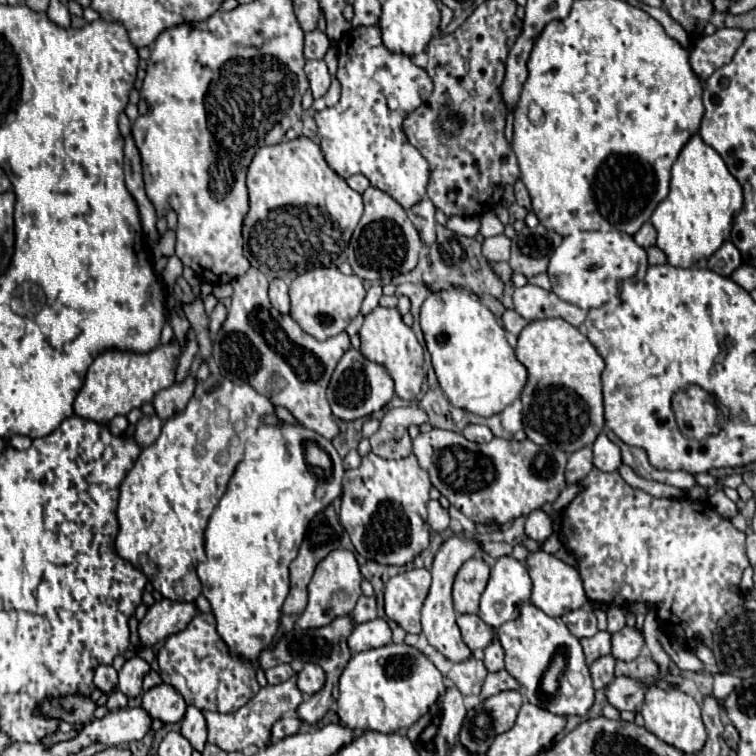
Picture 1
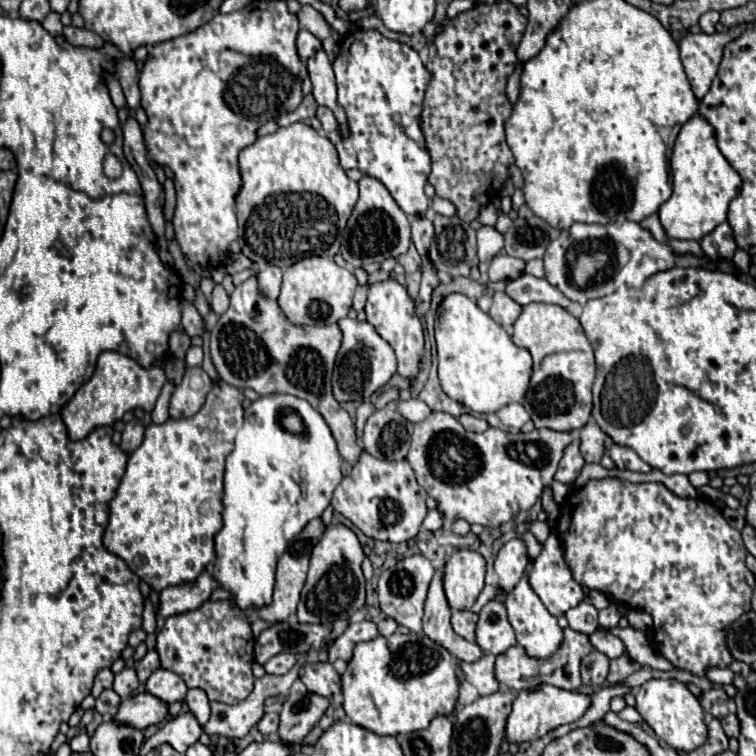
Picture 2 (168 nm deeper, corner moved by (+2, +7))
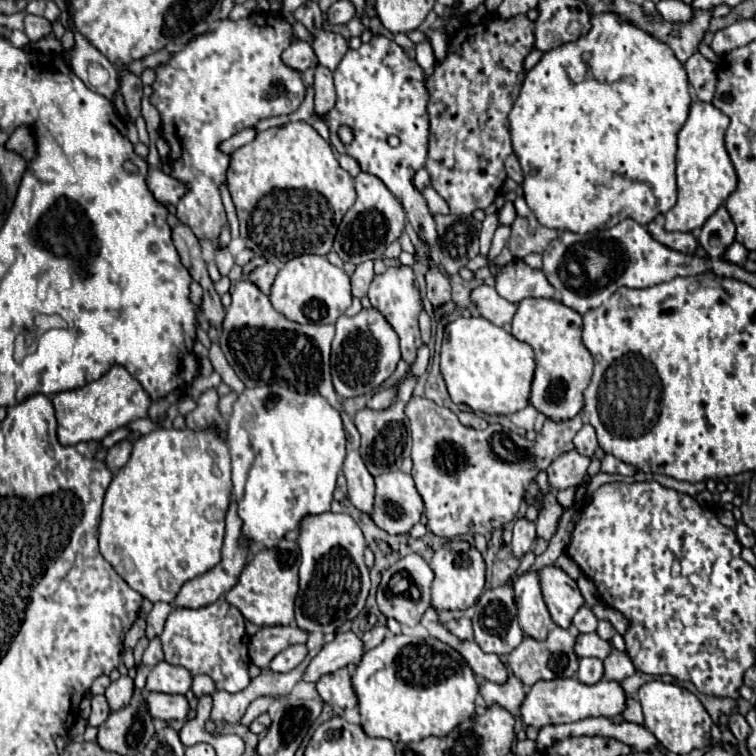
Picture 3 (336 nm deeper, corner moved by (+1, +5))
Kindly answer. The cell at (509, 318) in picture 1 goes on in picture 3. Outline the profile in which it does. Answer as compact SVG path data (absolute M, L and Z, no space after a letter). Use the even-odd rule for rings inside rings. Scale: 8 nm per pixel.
M481 284L471 290L471 302L475 304L477 312L483 318L487 318L489 322L493 322L497 326L511 322L515 316L515 310L517 310L517 306L513 302L507 302L505 298L501 298L497 294L497 290L487 284Z

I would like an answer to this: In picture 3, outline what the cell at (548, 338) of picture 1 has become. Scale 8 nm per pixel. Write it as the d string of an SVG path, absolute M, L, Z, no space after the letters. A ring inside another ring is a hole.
M525 298L519 302L513 318L513 336L527 342L535 352L535 382L531 404L553 420L567 420L583 408L583 390L593 374L593 358L581 342L581 314L563 302L547 298Z

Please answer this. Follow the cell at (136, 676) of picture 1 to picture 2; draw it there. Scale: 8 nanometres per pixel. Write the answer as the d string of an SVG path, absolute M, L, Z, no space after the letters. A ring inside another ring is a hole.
M124 668L122 672L116 674L114 678L114 690L120 694L120 698L130 698L134 694L134 690L138 688L138 676L134 668Z

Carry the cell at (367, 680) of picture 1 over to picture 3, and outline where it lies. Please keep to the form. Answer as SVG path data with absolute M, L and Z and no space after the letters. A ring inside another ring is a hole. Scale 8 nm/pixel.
M387 636L383 644L369 650L353 676L353 688L359 698L361 710L361 726L369 736L387 738L393 744L397 742L417 742L427 736L443 738L453 728L457 728L465 720L473 720L475 716L475 698L479 694L479 684L475 680L473 670L465 662L465 658L453 650L449 644L437 638L415 638L415 636Z

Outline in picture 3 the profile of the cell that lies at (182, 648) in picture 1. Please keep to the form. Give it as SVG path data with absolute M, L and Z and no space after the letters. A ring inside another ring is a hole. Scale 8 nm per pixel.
M219 598L217 602L191 610L191 608L173 608L165 630L161 634L161 642L163 642L163 652L165 652L165 660L169 664L179 664L189 668L189 672L195 674L207 674L213 678L217 688L225 688L227 692L239 692L241 688L245 688L249 684L249 636L245 632L245 620L241 616L241 612L237 612L237 608L233 608L229 602L225 602L225 598Z

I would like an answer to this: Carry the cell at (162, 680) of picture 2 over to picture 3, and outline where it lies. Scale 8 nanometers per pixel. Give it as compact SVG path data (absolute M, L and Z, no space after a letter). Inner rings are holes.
M161 660L147 676L147 690L165 694L185 694L191 688L191 680L193 676L187 668L173 666Z

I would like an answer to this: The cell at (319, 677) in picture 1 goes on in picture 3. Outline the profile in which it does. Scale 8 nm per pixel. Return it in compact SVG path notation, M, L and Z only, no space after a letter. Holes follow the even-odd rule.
M347 668L331 672L329 676L323 676L317 682L317 690L319 690L319 696L323 698L323 702L333 706L333 710L337 710L337 712L357 706L357 694L353 690Z

